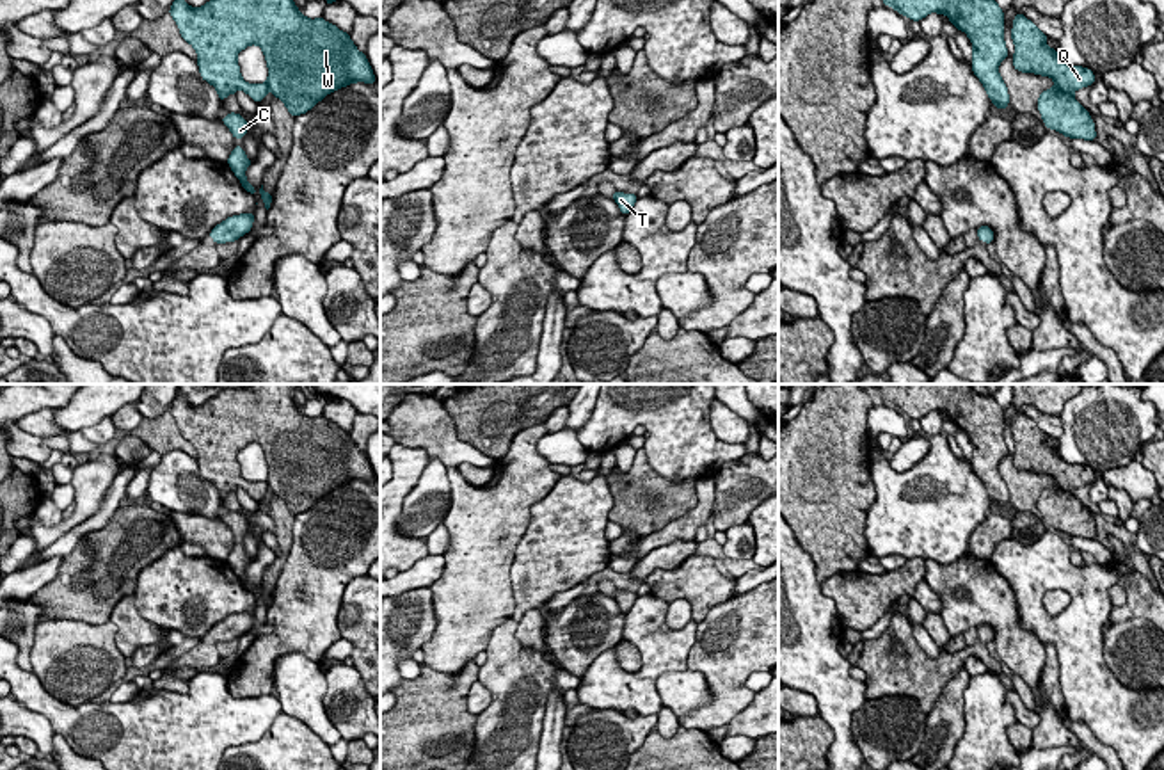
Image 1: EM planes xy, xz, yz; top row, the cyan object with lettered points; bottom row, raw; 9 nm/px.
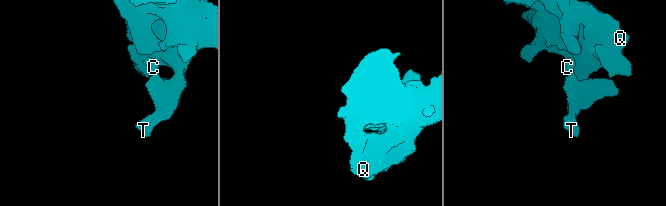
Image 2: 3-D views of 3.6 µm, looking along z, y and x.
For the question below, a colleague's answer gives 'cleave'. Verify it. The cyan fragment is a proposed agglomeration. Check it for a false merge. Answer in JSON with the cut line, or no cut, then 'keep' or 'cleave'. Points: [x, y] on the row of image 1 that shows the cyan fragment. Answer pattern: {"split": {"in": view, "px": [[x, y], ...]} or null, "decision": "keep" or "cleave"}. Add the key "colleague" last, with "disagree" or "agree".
{"split": null, "decision": "keep", "colleague": "disagree"}

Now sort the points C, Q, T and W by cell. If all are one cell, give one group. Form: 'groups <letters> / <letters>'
groups C Q T W

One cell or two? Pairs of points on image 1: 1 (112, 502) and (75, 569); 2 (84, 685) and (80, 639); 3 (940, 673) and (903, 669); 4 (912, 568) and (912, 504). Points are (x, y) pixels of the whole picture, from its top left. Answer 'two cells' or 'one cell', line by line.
1: two cells
2: one cell
3: one cell
4: two cells

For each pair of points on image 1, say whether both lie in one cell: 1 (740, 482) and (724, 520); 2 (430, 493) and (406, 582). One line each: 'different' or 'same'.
1: same
2: same

